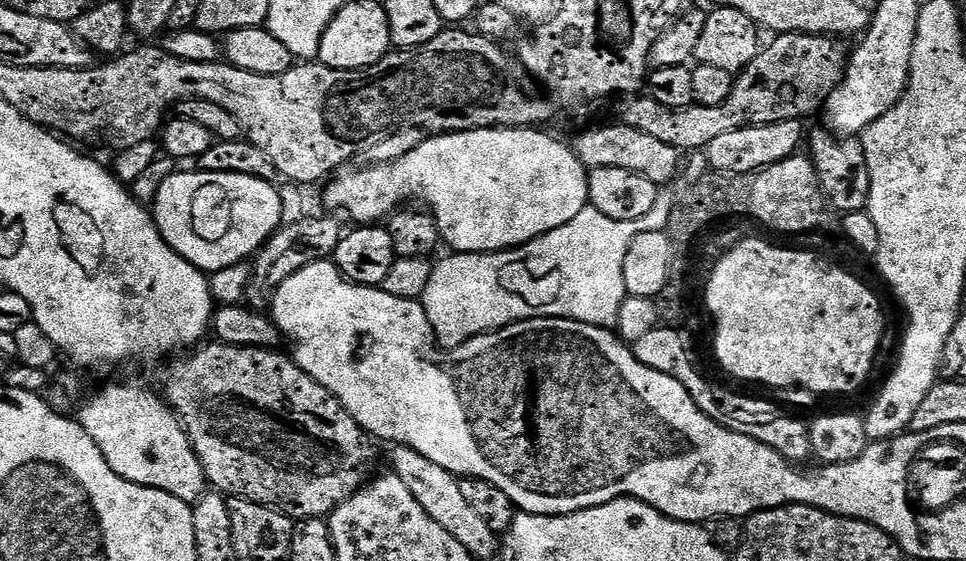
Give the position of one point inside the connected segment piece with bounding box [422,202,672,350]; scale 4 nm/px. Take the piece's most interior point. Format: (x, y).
(577, 272)

